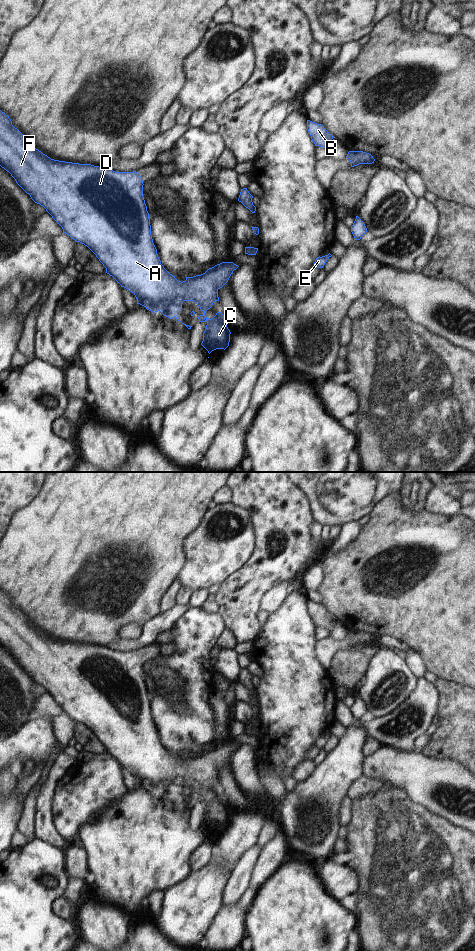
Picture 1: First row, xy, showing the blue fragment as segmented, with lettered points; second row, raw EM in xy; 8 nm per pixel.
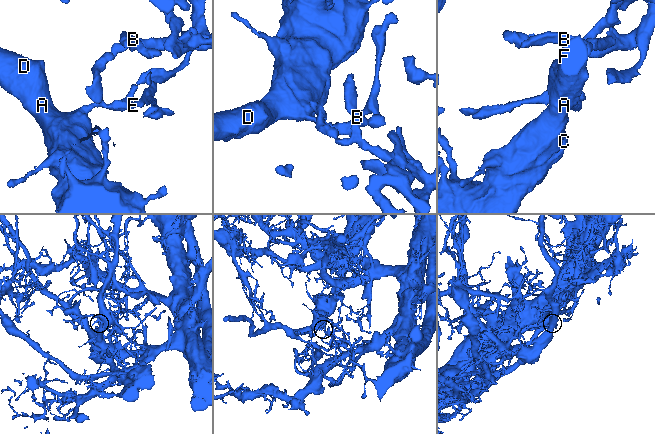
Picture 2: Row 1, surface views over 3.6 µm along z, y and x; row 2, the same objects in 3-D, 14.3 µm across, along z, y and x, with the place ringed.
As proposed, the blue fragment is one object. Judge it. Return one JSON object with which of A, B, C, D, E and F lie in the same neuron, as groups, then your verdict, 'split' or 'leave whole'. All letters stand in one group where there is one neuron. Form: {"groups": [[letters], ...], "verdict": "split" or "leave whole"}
{"groups": [["A", "C", "D", "E", "F"], ["B"]], "verdict": "split"}

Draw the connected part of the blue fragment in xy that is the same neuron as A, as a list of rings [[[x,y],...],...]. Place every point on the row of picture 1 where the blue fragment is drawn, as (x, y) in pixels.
[[[0,110],[0,166],[15,179],[16,183],[30,195],[31,199],[43,206],[52,218],[62,227],[63,232],[76,242],[87,246],[106,268],[106,273],[112,276],[120,285],[132,292],[137,304],[151,312],[160,311],[164,316],[180,321],[180,310],[184,301],[194,301],[204,312],[198,317],[199,322],[206,322],[201,345],[210,354],[216,349],[226,349],[230,342],[230,330],[224,320],[224,315],[217,312],[209,319],[205,312],[215,301],[219,301],[218,290],[229,280],[231,274],[239,266],[233,262],[222,262],[209,268],[205,273],[186,280],[178,281],[161,264],[157,249],[151,235],[149,213],[143,197],[143,180],[138,172],[115,172],[109,167],[99,167],[91,164],[79,164],[54,160],[36,149],[29,140],[12,125],[8,115]]]

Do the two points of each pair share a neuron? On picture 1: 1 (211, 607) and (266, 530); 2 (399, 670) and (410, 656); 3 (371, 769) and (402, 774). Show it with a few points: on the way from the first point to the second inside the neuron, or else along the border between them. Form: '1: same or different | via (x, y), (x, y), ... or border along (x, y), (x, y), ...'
1: different | border along (214, 600), (218, 605), (218, 612)
2: different | border along (402, 654), (407, 668), (417, 678)
3: same | via (379, 769), (394, 769)

